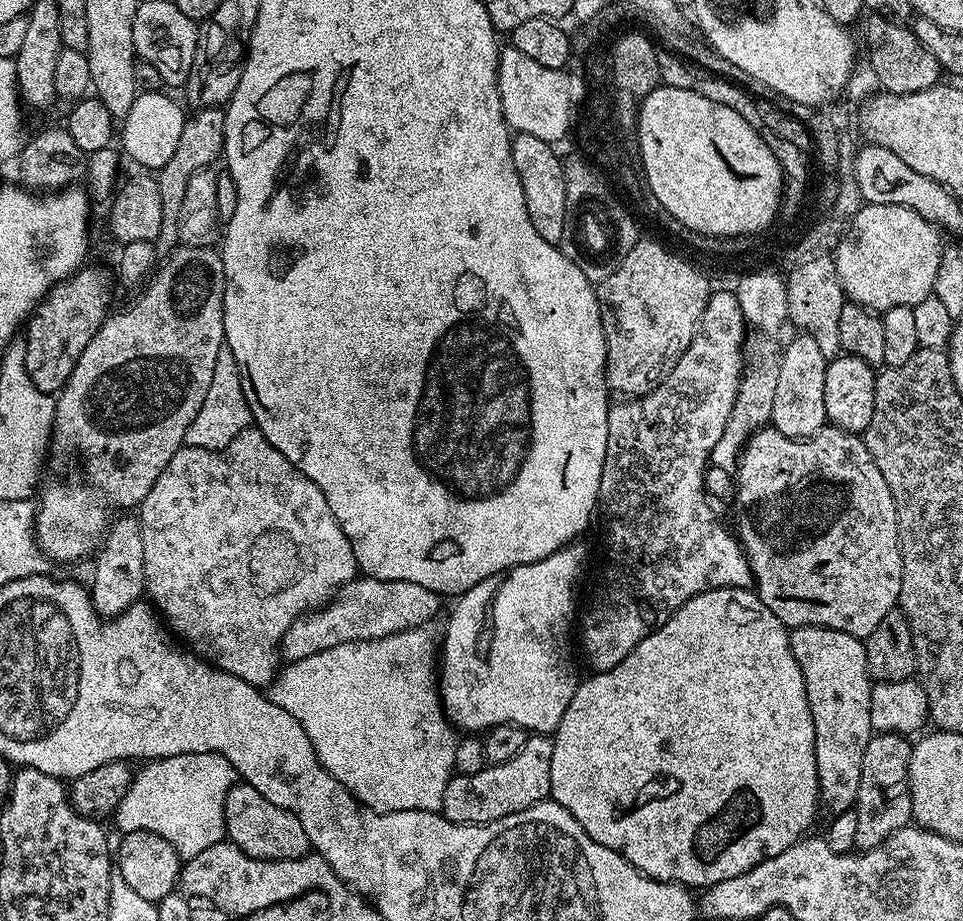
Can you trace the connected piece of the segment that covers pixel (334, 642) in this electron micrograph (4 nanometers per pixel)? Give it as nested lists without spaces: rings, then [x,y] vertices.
[[[360,574],[338,588],[336,595],[323,606],[298,617],[280,639],[278,652],[283,659],[285,656],[285,661],[291,662],[310,658],[310,654],[318,654],[346,642],[377,640],[411,628],[423,628],[431,625],[431,620],[439,614],[440,600],[441,593],[426,590],[426,586],[418,586],[418,582],[379,580]]]

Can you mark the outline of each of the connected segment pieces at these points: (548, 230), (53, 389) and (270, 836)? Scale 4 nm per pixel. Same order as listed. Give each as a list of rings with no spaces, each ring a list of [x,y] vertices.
[[[515,133],[510,146],[510,154],[514,158],[514,166],[518,170],[518,182],[522,182],[522,194],[526,198],[526,214],[530,214],[530,222],[546,242],[559,245],[564,238],[566,222],[566,178],[564,177],[565,161],[560,160],[557,149],[547,144],[542,138],[534,138],[534,134]]]
[[[85,266],[61,284],[56,284],[36,305],[36,309],[26,321],[26,331],[22,339],[26,342],[26,374],[30,374],[30,382],[34,382],[38,390],[56,394],[68,381],[82,350],[86,350],[90,338],[98,334],[98,330],[110,315],[110,309],[113,307],[112,284],[114,288],[114,276],[109,269],[107,272],[104,268]]]
[[[243,782],[232,785],[224,803],[224,835],[233,846],[255,860],[293,860],[309,855],[312,843],[302,830],[302,822],[290,810],[274,806],[262,798],[254,786]]]

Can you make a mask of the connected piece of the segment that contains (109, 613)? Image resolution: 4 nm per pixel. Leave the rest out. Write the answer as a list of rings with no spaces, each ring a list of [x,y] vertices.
[[[132,514],[121,516],[124,516],[121,520],[113,519],[105,531],[95,553],[96,565],[92,568],[92,584],[90,583],[92,605],[104,618],[120,615],[145,595],[140,521]]]

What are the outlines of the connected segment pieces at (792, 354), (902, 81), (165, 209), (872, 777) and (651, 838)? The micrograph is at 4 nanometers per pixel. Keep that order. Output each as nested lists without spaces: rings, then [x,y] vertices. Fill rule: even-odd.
[[[796,334],[789,344],[783,345],[778,366],[778,386],[774,386],[774,410],[771,427],[778,429],[795,440],[812,436],[819,428],[825,427],[826,414],[826,370],[829,357],[818,350],[818,342],[803,334]]]
[[[872,16],[864,24],[864,44],[868,47],[866,60],[872,64],[881,89],[901,96],[933,88],[942,76],[940,63],[934,54],[930,54],[930,50],[918,42],[911,27],[884,16]]]
[[[200,106],[196,112],[185,119],[182,126],[182,135],[178,138],[178,146],[174,149],[174,155],[170,162],[158,170],[156,181],[158,182],[158,194],[162,198],[162,230],[154,241],[156,251],[160,254],[167,254],[180,244],[178,234],[178,214],[182,210],[182,198],[186,195],[186,185],[190,178],[198,174],[198,170],[212,168],[215,160],[219,161],[224,155],[224,114],[225,109],[208,108]]]
[[[876,732],[866,742],[866,754],[862,754],[862,778],[858,778],[858,798],[854,811],[858,814],[854,842],[856,848],[873,848],[890,834],[909,827],[912,820],[912,799],[908,789],[908,759],[912,753],[909,737],[893,732]]]
[[[719,588],[690,598],[661,628],[642,638],[632,653],[618,666],[605,672],[593,671],[589,680],[581,679],[552,736],[554,758],[550,758],[550,796],[606,850],[614,850],[643,876],[662,882],[683,884],[689,890],[703,890],[726,878],[738,878],[754,866],[782,854],[809,831],[820,804],[818,762],[814,746],[814,718],[806,698],[806,682],[792,653],[789,629],[747,588]]]

